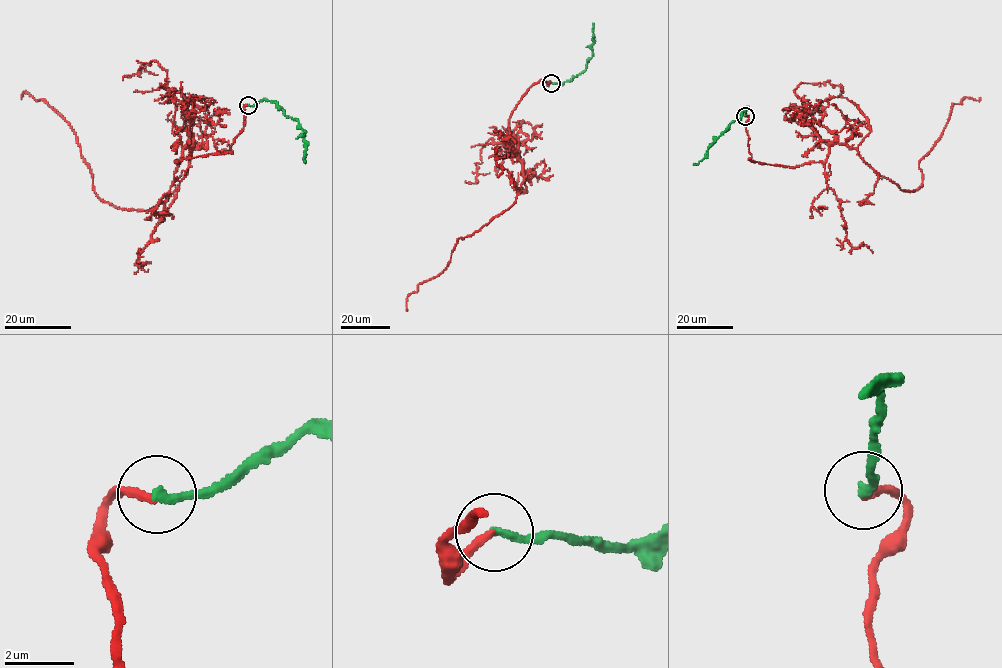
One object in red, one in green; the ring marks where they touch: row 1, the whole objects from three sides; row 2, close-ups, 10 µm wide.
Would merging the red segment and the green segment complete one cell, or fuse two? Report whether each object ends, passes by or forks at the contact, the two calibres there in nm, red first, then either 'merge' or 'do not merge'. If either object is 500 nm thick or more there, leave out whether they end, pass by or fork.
red ends there; green ends there; 240 nm thick on the red side, 240 nm on the other; merge

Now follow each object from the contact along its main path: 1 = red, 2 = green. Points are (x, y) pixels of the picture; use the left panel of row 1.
1: (248, 105), (231, 153), (178, 164), (184, 148), (167, 200), (132, 210), (97, 196), (73, 129), (22, 95)
2: (248, 105), (255, 105), (262, 100), (273, 102), (285, 115), (296, 119), (303, 129), (304, 161)

